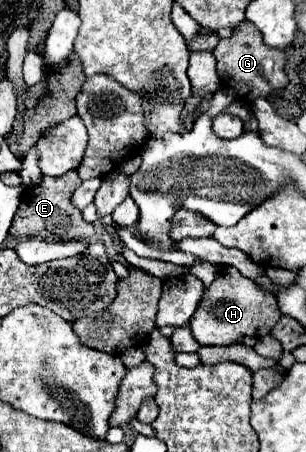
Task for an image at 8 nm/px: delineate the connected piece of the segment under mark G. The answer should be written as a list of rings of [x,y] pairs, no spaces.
[[[243,20],[229,38],[219,40],[217,48],[213,50],[213,56],[217,60],[217,74],[221,76],[221,88],[233,90],[237,100],[245,106],[253,106],[253,100],[267,98],[273,90],[281,90],[287,86],[289,78],[283,70],[285,66],[285,54],[283,50],[269,48],[257,26],[249,20]]]

